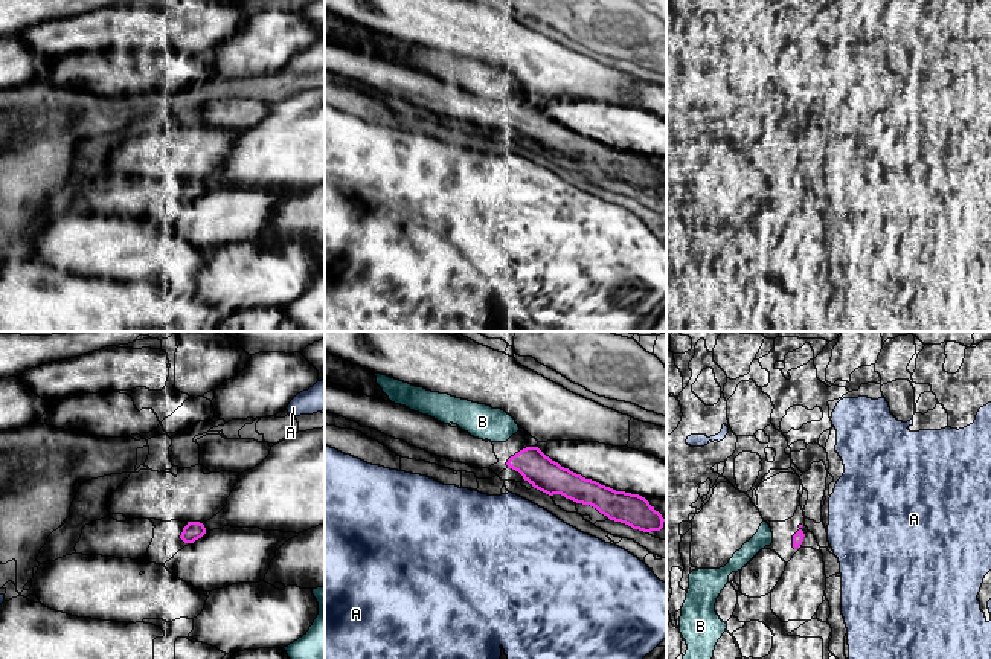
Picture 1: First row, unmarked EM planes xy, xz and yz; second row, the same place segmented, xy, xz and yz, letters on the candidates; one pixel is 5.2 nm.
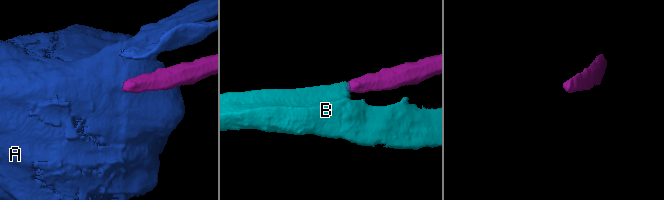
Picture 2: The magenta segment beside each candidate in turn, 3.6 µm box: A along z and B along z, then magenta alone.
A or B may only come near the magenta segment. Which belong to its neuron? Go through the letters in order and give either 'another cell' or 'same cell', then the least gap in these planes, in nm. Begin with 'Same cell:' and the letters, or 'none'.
Same cell: none
A: another cell; 80 nm apart
B: another cell; 90 nm apart

